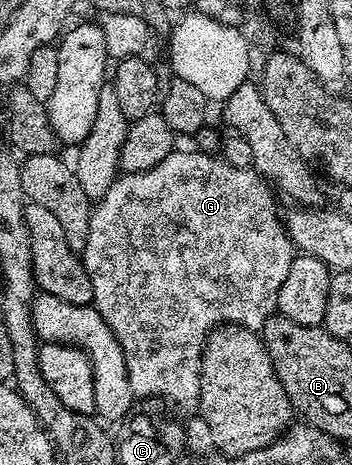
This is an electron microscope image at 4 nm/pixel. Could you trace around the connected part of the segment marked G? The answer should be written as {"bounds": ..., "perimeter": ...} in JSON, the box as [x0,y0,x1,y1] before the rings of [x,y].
{"bounds":[80,149,296,410],"perimeter":[[[175,149],[173,154],[144,172],[123,173],[115,178],[106,195],[97,199],[96,205],[91,209],[88,240],[80,252],[81,260],[92,280],[93,303],[106,315],[122,345],[132,392],[139,399],[163,398],[164,401],[171,402],[182,410],[194,410],[198,405],[202,348],[210,336],[210,331],[221,324],[233,324],[244,326],[247,330],[261,331],[264,323],[277,311],[278,293],[284,284],[284,276],[288,276],[288,268],[292,268],[296,257],[296,247],[286,233],[280,214],[278,218],[278,206],[274,203],[273,192],[270,191],[271,183],[257,169],[249,170],[246,166],[233,166],[222,158],[213,158],[215,156],[213,153],[193,149]]]}

